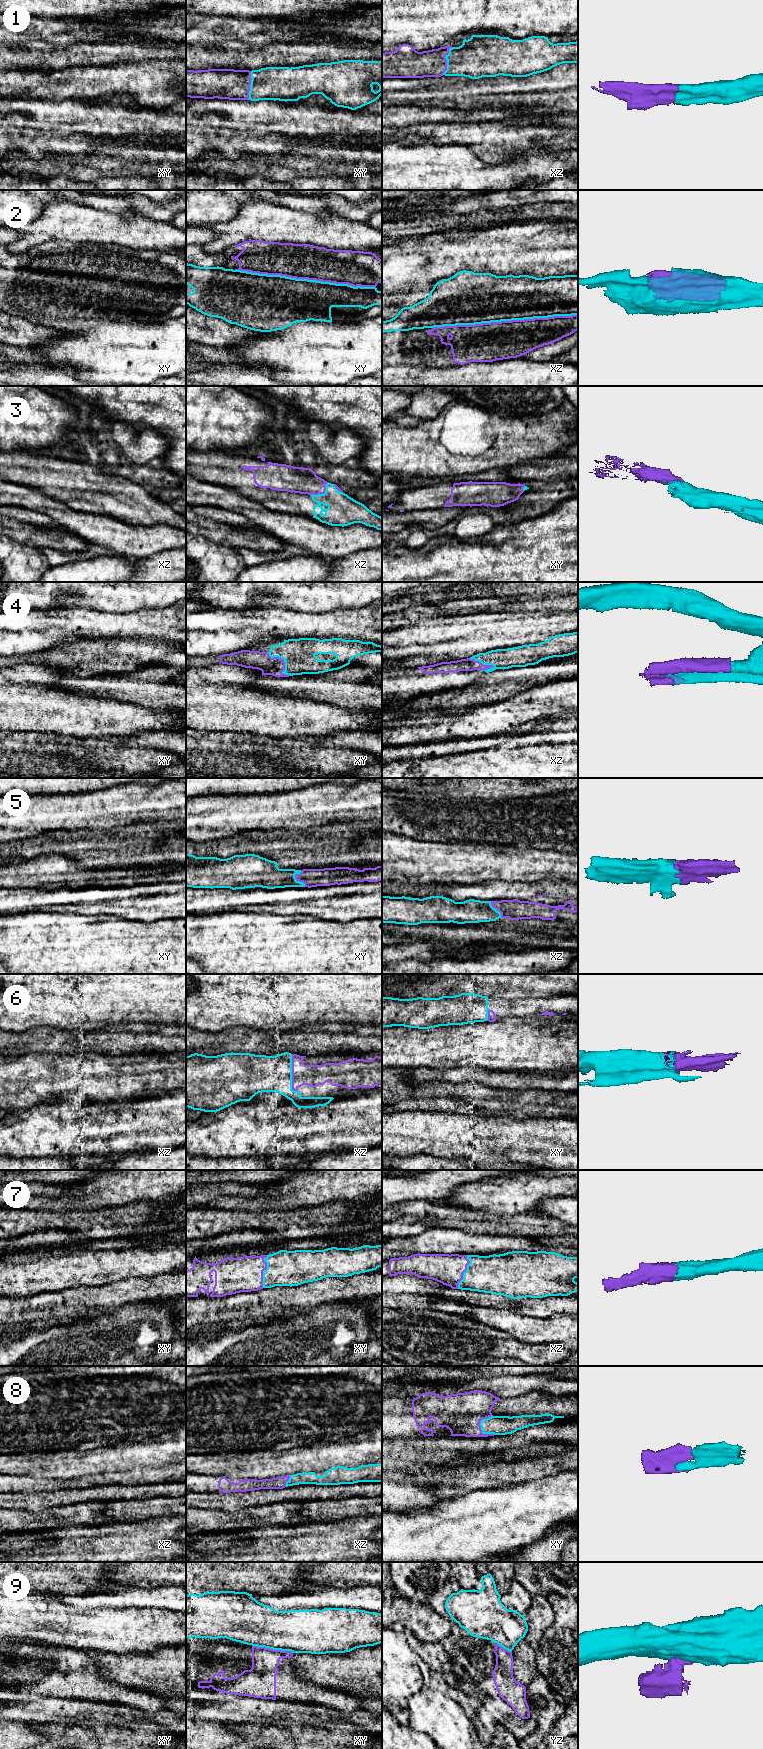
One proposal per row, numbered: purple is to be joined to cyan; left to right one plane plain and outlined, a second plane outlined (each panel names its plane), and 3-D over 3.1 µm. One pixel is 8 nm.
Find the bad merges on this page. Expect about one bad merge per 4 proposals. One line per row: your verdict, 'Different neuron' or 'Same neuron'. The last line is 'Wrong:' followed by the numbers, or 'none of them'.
1: Same neuron
2: Same neuron
3: Same neuron
4: Different neuron
5: Same neuron
6: Same neuron
7: Same neuron
8: Same neuron
9: Different neuron
Wrong: 4, 9

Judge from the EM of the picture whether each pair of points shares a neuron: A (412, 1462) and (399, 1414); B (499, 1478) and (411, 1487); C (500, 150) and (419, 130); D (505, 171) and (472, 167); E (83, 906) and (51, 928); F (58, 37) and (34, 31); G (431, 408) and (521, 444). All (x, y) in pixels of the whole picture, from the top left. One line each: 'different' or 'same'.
A: different
B: different
C: same
D: same
E: different
F: same
G: different

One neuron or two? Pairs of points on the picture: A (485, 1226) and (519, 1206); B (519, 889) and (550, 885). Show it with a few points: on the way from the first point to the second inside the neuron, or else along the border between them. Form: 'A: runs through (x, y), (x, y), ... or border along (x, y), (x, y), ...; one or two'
A: border along (479, 1211), (496, 1215), (525, 1213); two
B: runs through (527, 889), (542, 887); one

